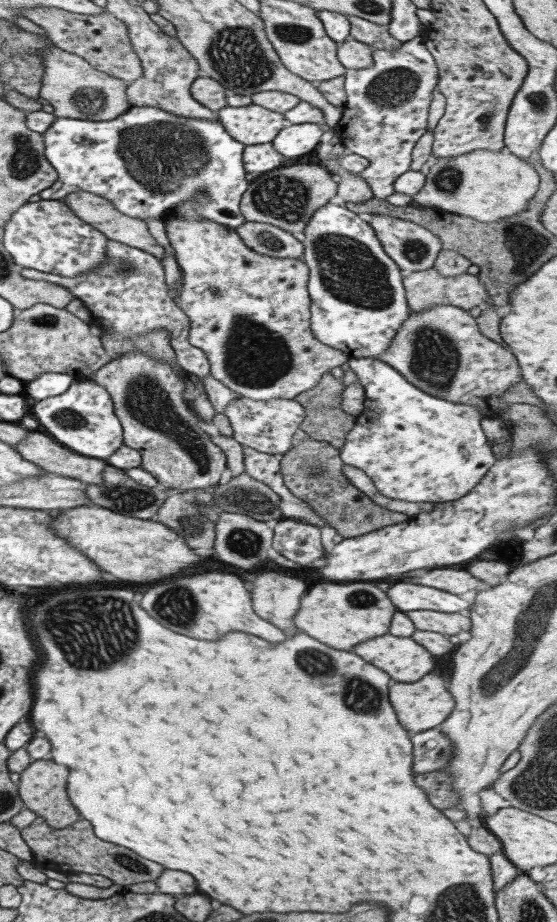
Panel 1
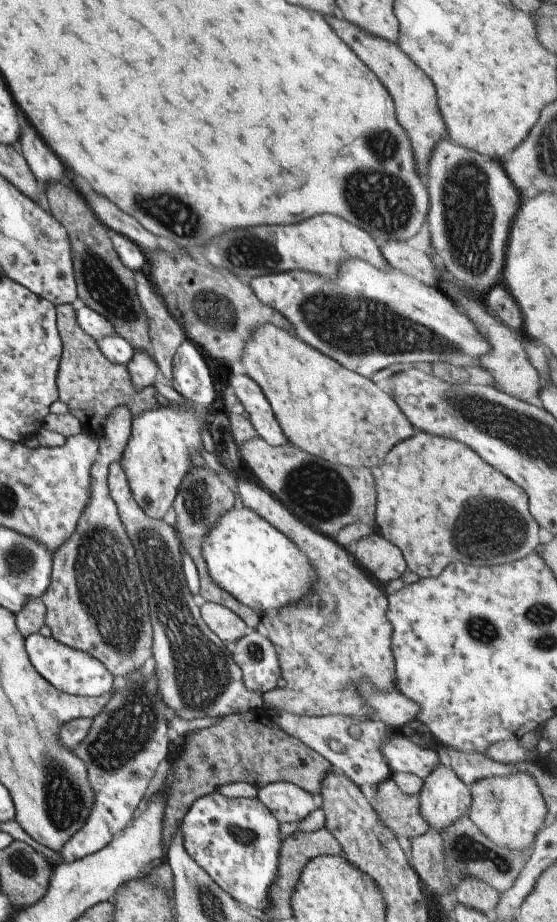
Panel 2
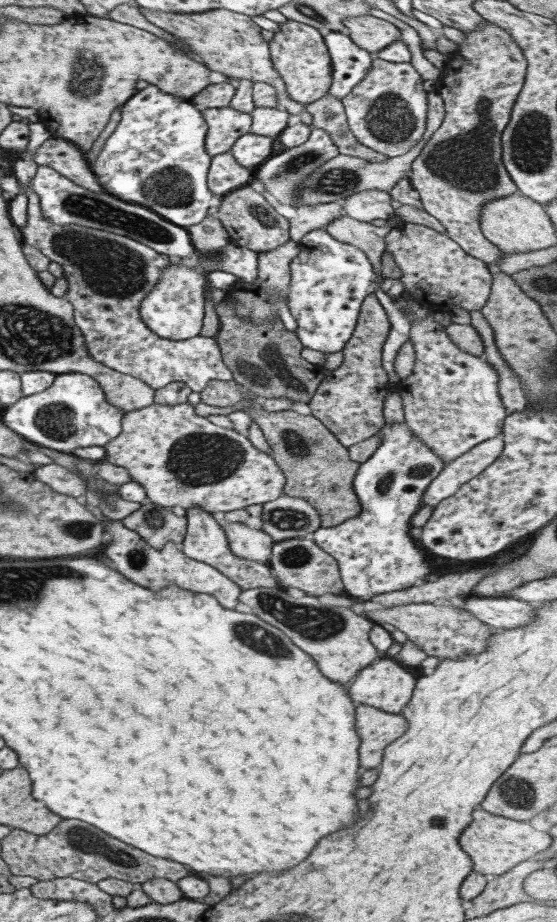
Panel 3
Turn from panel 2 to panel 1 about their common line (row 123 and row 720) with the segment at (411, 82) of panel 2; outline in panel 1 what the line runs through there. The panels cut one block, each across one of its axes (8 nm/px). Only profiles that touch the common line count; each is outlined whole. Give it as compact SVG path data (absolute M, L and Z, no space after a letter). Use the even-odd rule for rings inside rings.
M428 673L412 684L406 682L392 682L389 686L389 700L391 706L396 710L396 716L400 724L410 734L424 732L431 728L438 727L446 717L454 710L455 700L447 690L447 682L444 682L439 673Z

